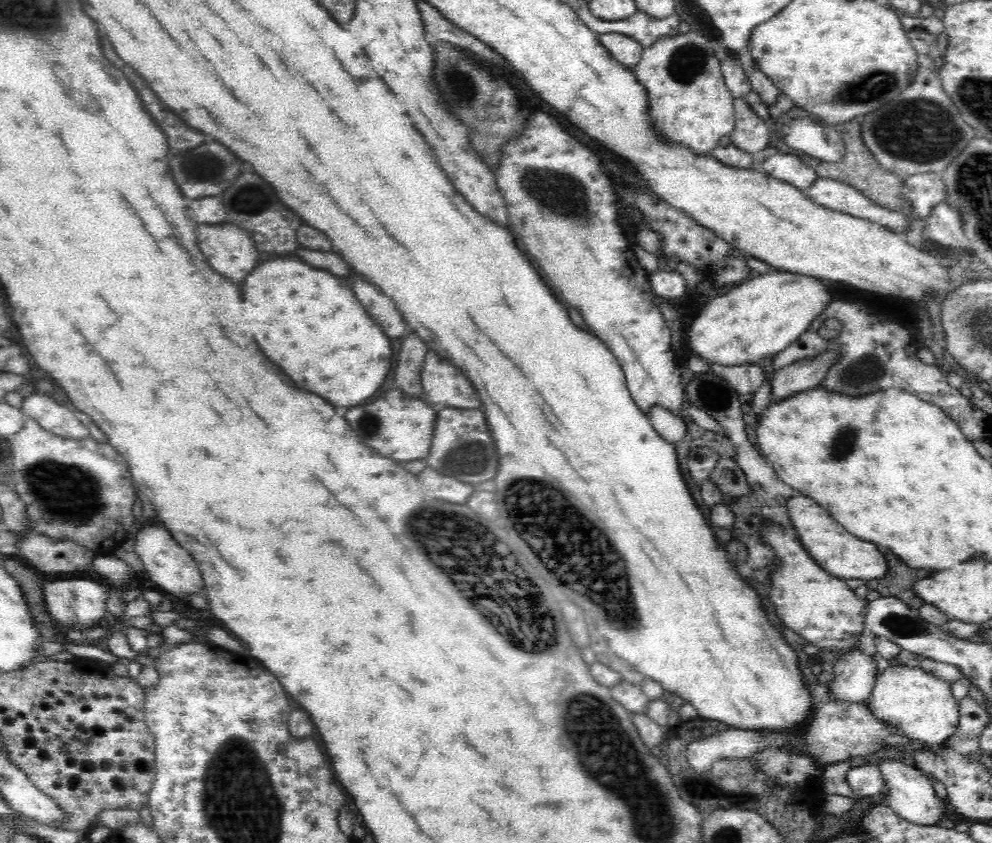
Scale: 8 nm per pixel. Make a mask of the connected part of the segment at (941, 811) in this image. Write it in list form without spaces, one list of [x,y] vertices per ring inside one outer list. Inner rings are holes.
[[[890,756],[881,759],[882,762],[877,766],[885,782],[886,793],[883,802],[886,806],[889,806],[904,820],[918,825],[936,826],[936,822],[940,822],[942,818],[946,819],[944,801],[940,801],[940,798],[936,795],[936,790],[934,790],[931,780],[920,770],[917,770],[911,761],[890,758]]]

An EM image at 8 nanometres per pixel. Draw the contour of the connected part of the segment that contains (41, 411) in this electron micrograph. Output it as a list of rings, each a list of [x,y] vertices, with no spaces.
[[[32,394],[24,398],[21,405],[25,418],[33,418],[44,431],[67,438],[86,438],[88,428],[76,420],[76,416],[62,404],[54,402],[44,394]]]

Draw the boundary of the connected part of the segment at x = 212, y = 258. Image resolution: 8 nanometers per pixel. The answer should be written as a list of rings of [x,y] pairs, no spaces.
[[[202,224],[198,228],[198,246],[210,266],[230,278],[244,280],[258,266],[258,252],[250,234],[230,224]]]

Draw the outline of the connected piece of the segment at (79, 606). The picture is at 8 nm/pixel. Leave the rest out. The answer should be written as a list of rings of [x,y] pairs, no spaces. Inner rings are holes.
[[[69,576],[63,579],[51,581],[44,584],[44,604],[48,609],[48,614],[52,615],[52,620],[56,620],[62,626],[68,626],[66,630],[72,628],[92,628],[100,618],[106,618],[106,600],[108,600],[108,587],[100,579],[91,576]]]

